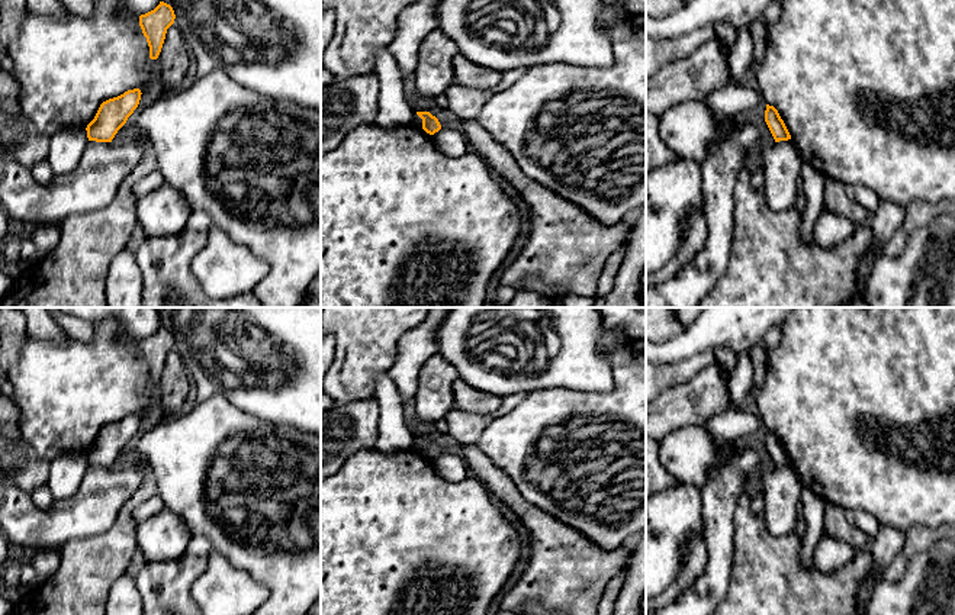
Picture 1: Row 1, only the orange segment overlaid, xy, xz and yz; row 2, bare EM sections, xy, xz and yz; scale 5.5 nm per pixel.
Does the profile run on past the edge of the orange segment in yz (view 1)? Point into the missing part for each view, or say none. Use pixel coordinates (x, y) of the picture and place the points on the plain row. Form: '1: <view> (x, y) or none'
1: none

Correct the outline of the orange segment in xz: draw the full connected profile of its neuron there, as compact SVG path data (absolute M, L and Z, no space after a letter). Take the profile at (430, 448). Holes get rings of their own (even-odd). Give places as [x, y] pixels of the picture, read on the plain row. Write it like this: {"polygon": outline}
{"polygon": "M417 437L417 439L422 444L422 454L434 460L441 454L441 450L435 441L433 441L430 437Z"}

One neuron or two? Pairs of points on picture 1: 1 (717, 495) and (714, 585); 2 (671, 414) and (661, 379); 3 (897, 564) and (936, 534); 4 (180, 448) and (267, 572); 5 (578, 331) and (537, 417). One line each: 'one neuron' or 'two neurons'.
1: one neuron
2: two neurons
3: one neuron
4: one neuron
5: two neurons

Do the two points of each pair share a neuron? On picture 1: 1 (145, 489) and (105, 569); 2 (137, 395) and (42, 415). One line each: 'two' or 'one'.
1: one
2: one

